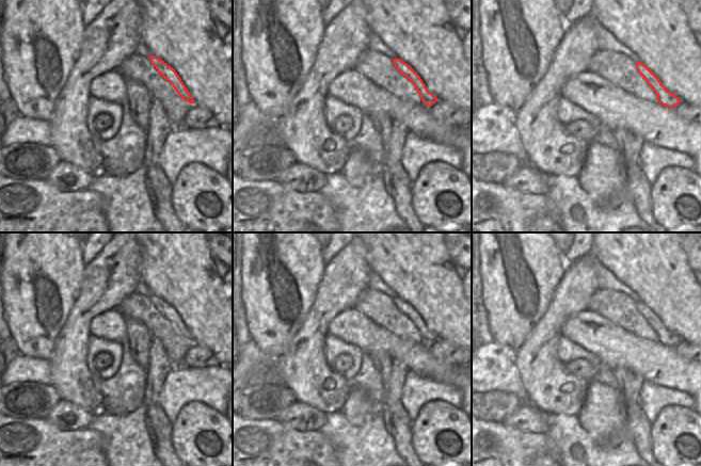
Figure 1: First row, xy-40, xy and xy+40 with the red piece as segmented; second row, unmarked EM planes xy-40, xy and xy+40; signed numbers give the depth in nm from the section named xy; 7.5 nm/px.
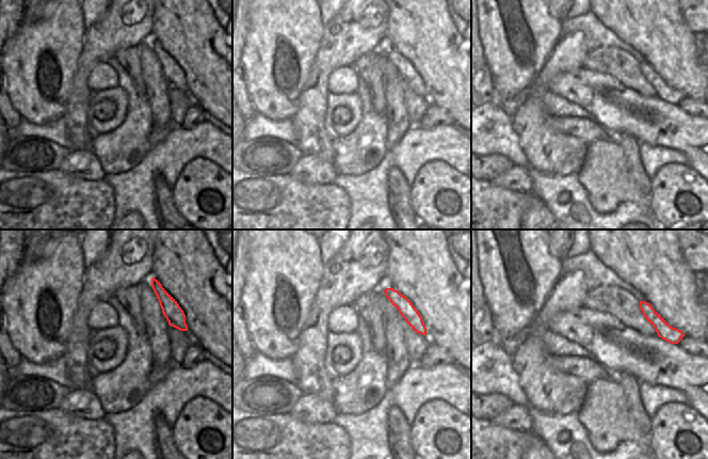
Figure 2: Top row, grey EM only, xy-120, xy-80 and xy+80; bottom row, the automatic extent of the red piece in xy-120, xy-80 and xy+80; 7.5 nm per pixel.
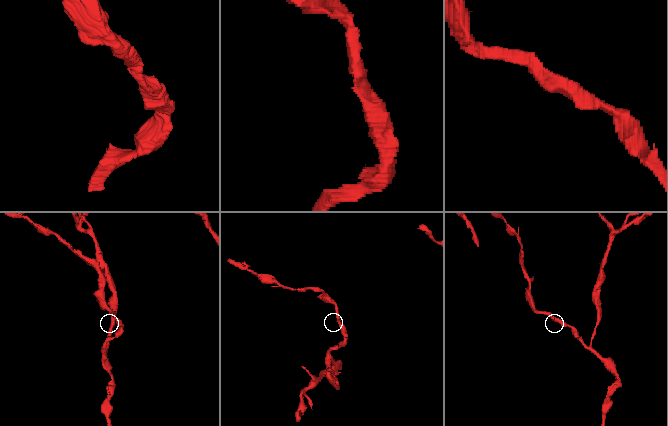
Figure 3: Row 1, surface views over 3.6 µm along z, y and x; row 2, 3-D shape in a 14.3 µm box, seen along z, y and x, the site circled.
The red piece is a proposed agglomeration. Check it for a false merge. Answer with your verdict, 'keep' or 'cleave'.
keep

